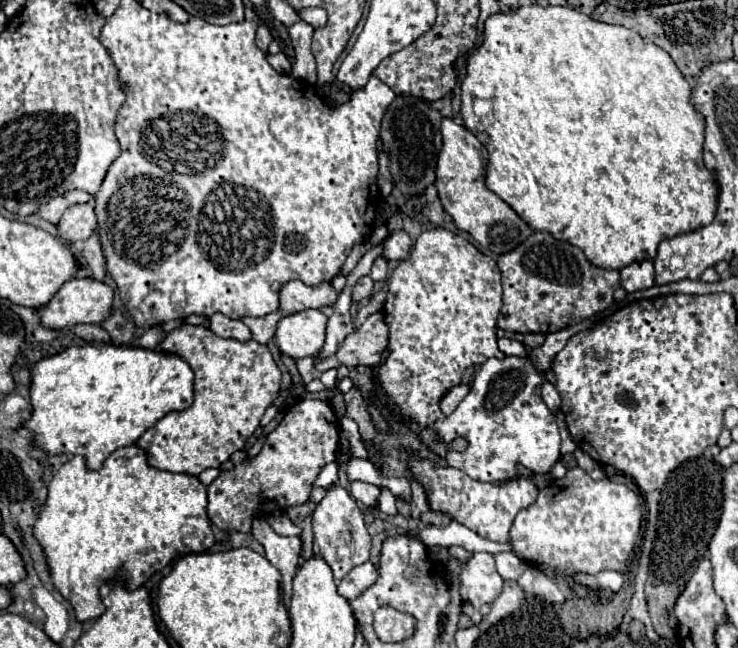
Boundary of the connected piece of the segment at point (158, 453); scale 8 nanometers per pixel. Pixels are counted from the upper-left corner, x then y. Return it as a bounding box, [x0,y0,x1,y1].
[134,323,282,477]

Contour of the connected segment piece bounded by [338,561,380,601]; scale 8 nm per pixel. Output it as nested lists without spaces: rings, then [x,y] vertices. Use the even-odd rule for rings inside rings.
[[[366,561],[364,565],[358,565],[354,567],[338,585],[338,593],[344,597],[344,599],[354,599],[358,597],[362,591],[366,591],[370,585],[376,583],[378,579],[378,567],[372,565],[370,561]]]

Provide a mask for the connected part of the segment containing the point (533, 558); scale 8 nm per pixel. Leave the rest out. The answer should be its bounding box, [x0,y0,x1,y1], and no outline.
[510,467,642,579]

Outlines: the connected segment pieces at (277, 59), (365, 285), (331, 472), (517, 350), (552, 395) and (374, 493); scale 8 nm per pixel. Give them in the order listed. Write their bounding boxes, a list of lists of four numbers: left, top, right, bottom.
[[268,53,290,73],[352,277,374,303],[313,462,338,488],[498,337,526,355],[542,383,562,413],[350,481,380,509]]

